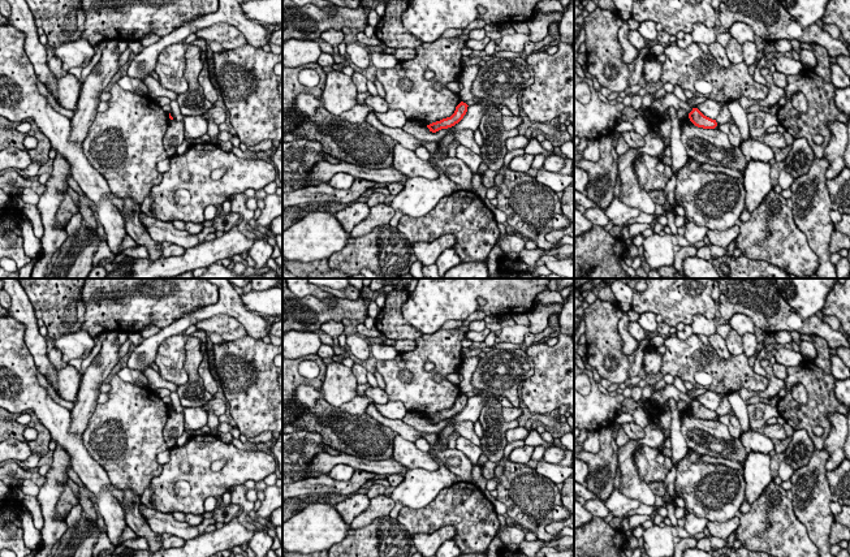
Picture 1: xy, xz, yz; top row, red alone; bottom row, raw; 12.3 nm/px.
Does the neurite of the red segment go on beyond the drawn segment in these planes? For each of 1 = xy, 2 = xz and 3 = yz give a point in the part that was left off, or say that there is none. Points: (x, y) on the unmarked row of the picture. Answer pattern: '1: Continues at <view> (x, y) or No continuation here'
1: No continuation here
2: No continuation here
3: No continuation here

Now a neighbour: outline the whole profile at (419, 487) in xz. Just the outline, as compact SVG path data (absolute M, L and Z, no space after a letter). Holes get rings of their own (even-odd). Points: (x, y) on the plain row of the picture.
M488 390L475 393L467 398L463 410L454 418L448 419L449 423L437 432L437 441L428 452L431 458L437 462L439 469L436 471L423 469L409 470L404 476L404 482L393 489L391 497L394 502L401 502L404 508L409 509L422 509L432 502L441 489L457 483L456 474L443 465L436 453L448 449L448 439L456 431L456 423L466 420L478 422L482 409L496 398L497 396Z

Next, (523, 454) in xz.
M525 445L522 448L514 448L509 455L509 459L514 463L528 465L528 462L531 461L534 449L535 448L531 445Z

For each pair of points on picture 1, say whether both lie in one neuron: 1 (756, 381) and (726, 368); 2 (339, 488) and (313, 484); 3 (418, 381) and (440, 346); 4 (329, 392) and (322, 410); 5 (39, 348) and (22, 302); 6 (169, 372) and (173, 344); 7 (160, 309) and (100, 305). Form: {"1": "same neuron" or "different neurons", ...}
{"1": "same neuron", "2": "same neuron", "3": "same neuron", "4": "different neurons", "5": "same neuron", "6": "same neuron", "7": "same neuron"}

